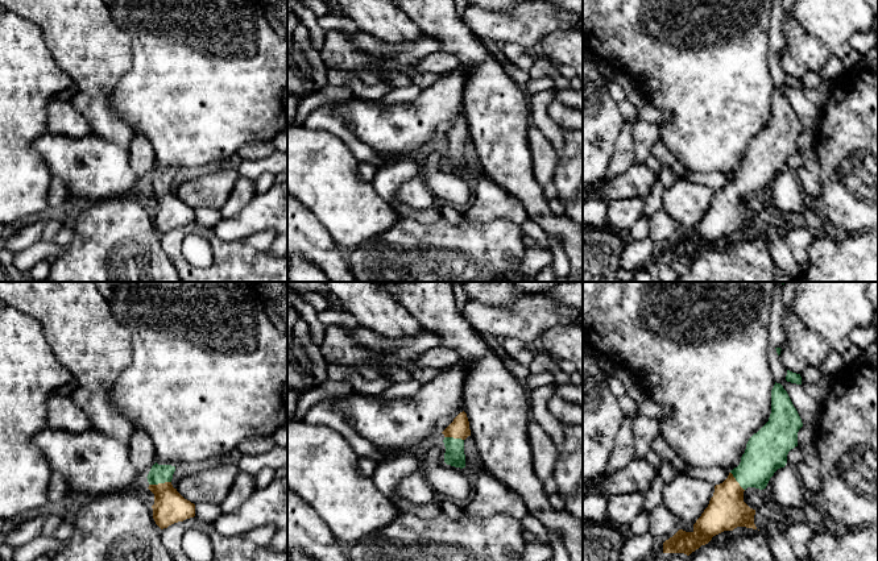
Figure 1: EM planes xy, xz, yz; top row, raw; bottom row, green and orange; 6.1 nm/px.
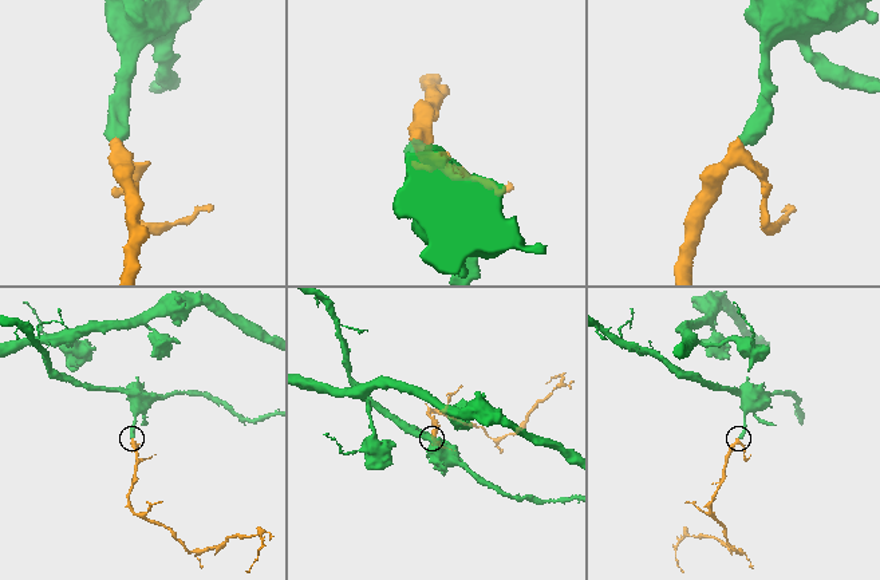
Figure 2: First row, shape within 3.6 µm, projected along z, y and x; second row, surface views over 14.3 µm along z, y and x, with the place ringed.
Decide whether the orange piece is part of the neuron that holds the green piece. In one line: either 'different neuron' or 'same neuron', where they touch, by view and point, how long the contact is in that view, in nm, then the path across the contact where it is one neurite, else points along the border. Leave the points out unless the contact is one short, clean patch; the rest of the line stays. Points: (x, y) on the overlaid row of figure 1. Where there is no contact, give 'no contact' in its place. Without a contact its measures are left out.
same neuron | xy (160, 482) | 140 nm | across xy (158, 473), (160, 482), (169, 507)

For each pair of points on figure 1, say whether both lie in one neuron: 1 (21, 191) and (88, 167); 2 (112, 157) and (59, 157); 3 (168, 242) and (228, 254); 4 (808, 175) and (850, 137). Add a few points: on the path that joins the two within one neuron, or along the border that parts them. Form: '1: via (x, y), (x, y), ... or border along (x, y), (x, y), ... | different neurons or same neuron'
1: border along (36, 150), (53, 177) | different neurons
2: via (99, 152), (86, 150), (73, 154) | same neuron
3: via (182, 232), (202, 231), (214, 241) | same neuron
4: border along (815, 136), (815, 150), (819, 160), (819, 196) | different neurons

